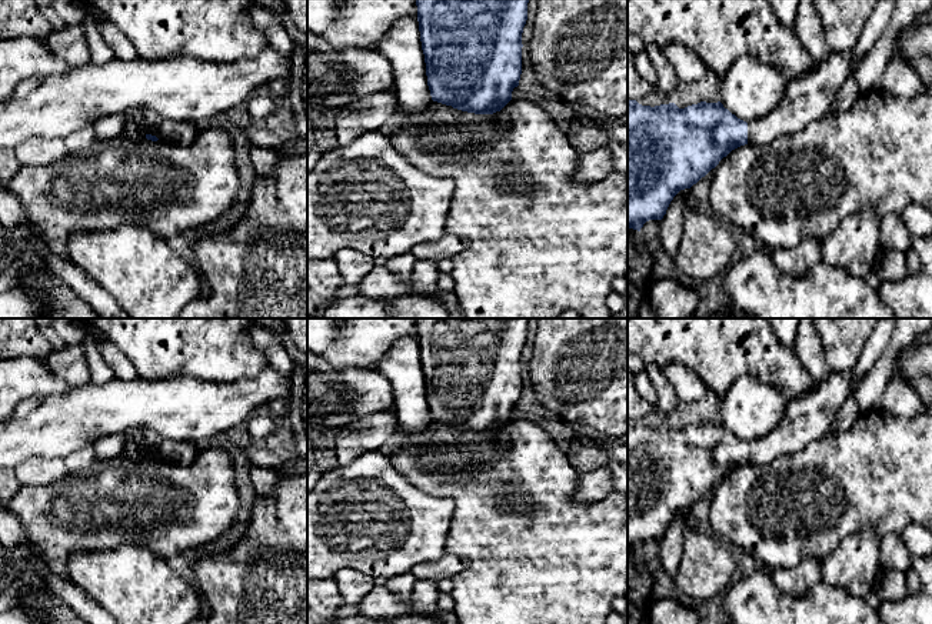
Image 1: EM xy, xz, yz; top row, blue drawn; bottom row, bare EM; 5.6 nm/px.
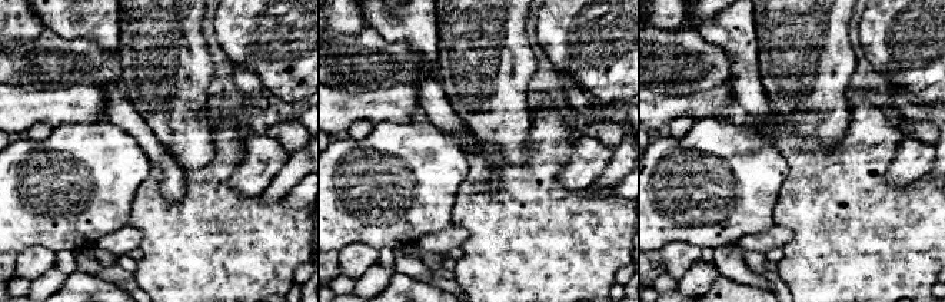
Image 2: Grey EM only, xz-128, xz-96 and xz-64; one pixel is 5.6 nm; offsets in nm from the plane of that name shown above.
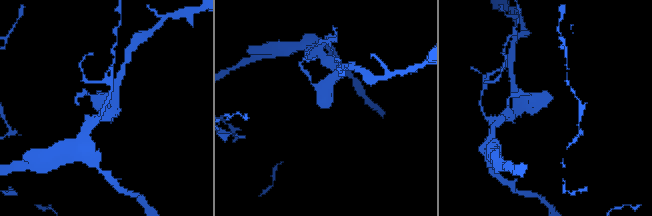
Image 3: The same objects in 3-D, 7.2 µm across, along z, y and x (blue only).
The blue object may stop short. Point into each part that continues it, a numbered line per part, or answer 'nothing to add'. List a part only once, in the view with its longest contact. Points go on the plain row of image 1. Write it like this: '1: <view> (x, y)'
1: yz (808, 417)

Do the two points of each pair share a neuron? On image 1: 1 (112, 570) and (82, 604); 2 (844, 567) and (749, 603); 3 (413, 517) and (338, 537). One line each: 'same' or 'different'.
1: different
2: different
3: same

